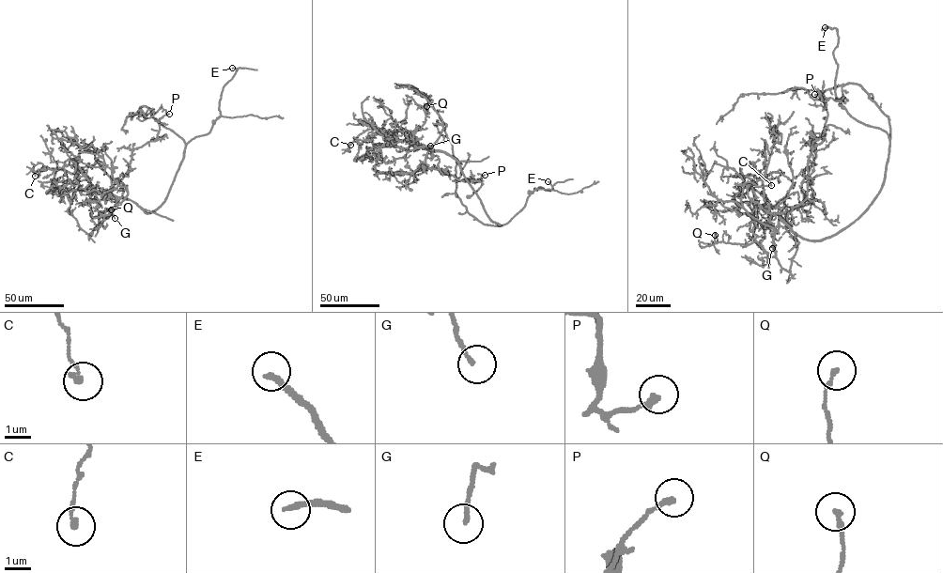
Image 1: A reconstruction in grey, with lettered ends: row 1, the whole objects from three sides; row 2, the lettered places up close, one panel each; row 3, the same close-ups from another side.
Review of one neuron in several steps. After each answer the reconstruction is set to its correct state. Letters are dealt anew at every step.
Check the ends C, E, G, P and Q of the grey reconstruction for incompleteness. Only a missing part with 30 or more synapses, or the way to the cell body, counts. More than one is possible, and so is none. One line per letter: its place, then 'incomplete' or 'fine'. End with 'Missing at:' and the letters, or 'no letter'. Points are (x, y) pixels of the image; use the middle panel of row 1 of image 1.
C: place (350, 145); fine
E: place (548, 181); incomplete
G: place (430, 146); fine
P: place (485, 175); fine
Q: place (426, 106); fine
Missing at: E

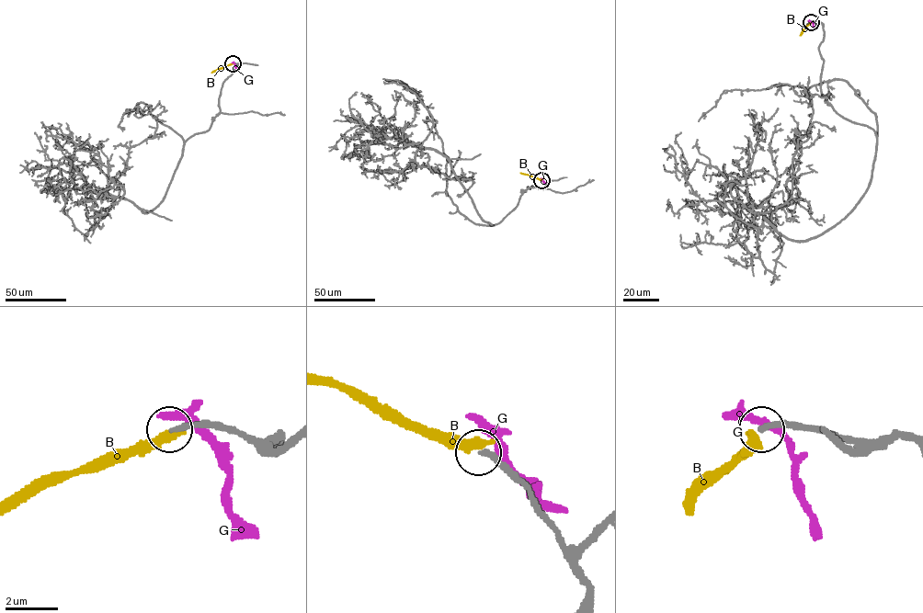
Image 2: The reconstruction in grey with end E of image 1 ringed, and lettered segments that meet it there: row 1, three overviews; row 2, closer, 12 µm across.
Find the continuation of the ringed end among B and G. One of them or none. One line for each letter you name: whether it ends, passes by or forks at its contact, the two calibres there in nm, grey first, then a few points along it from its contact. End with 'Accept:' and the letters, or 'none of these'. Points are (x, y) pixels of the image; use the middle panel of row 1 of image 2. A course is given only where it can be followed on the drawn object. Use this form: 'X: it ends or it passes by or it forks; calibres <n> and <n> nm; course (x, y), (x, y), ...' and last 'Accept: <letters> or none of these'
Accept: none of these

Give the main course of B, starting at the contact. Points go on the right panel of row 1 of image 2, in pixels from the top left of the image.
B: (810, 22), (800, 35)

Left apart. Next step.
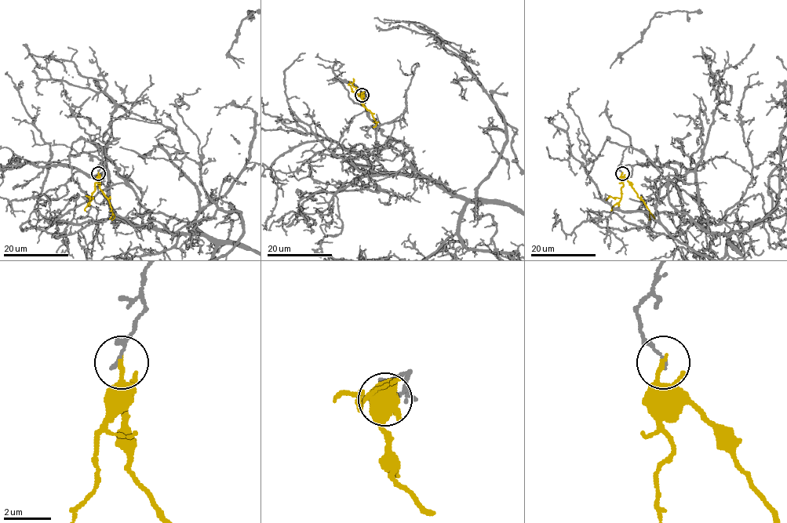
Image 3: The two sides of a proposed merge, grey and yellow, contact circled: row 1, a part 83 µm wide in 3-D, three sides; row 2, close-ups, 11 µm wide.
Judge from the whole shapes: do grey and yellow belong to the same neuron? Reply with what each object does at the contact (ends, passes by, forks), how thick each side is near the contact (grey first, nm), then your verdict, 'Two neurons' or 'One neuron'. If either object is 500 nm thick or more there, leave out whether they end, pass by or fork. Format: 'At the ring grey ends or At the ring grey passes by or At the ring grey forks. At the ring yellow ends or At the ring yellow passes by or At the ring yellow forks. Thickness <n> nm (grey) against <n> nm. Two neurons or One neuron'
At the ring grey ends. At the ring yellow ends. Thickness 150 nm (grey) against 190 nm. Two neurons

